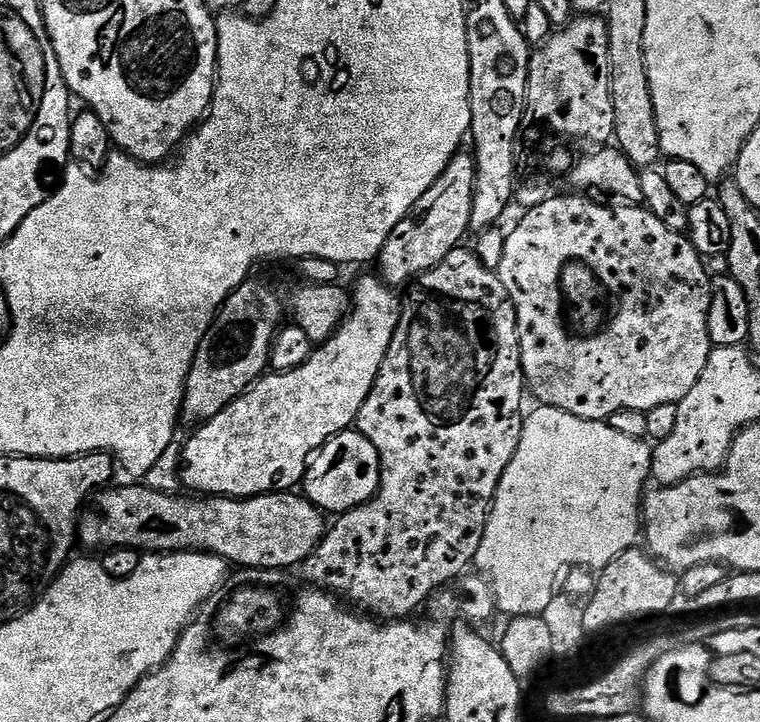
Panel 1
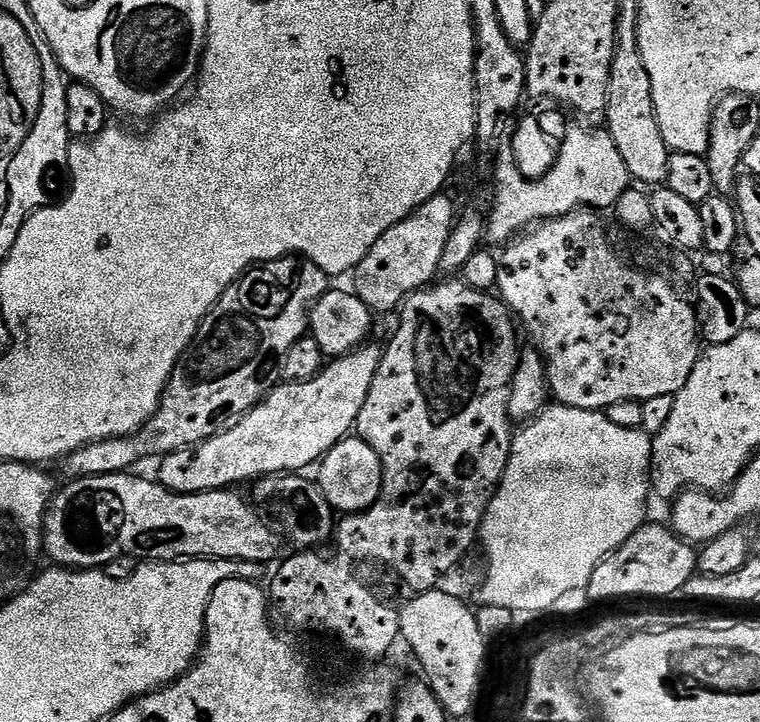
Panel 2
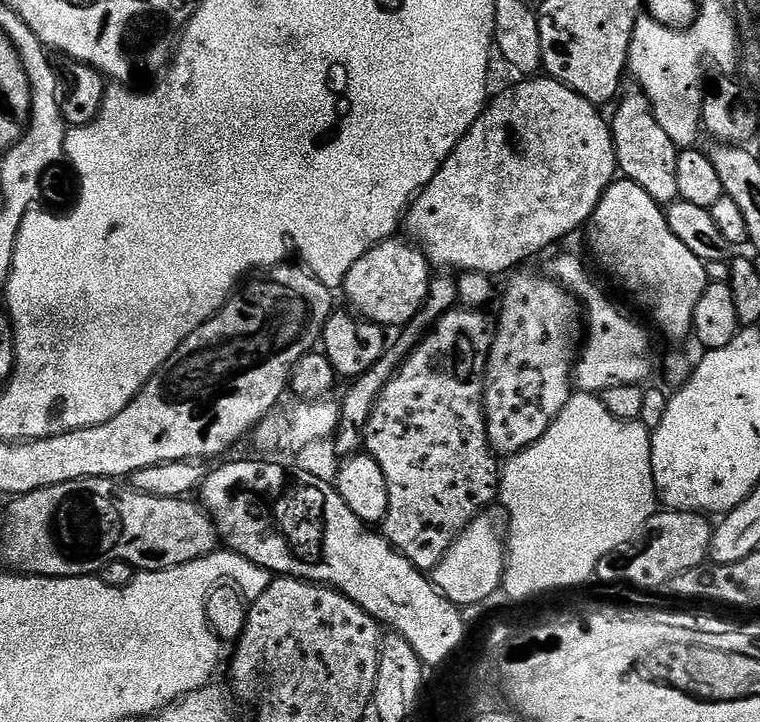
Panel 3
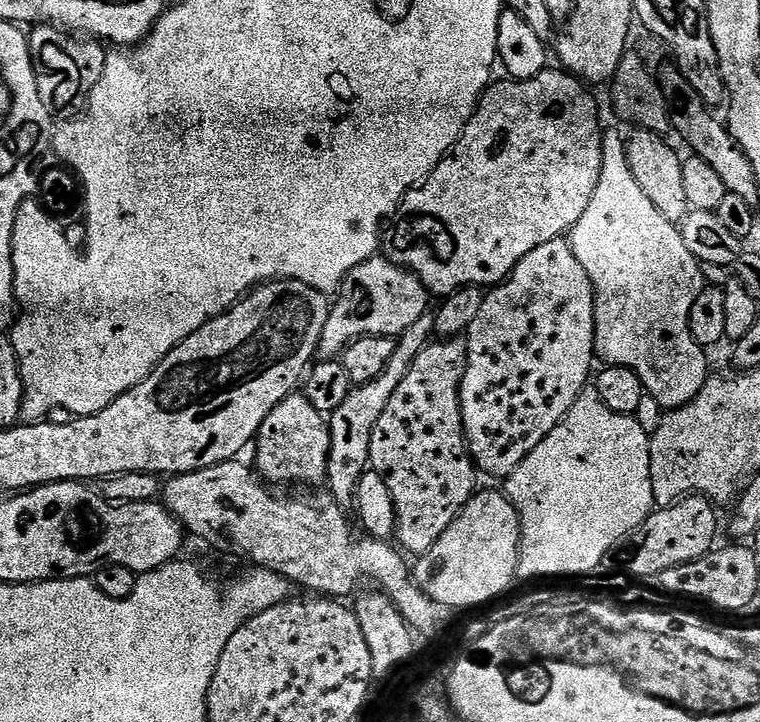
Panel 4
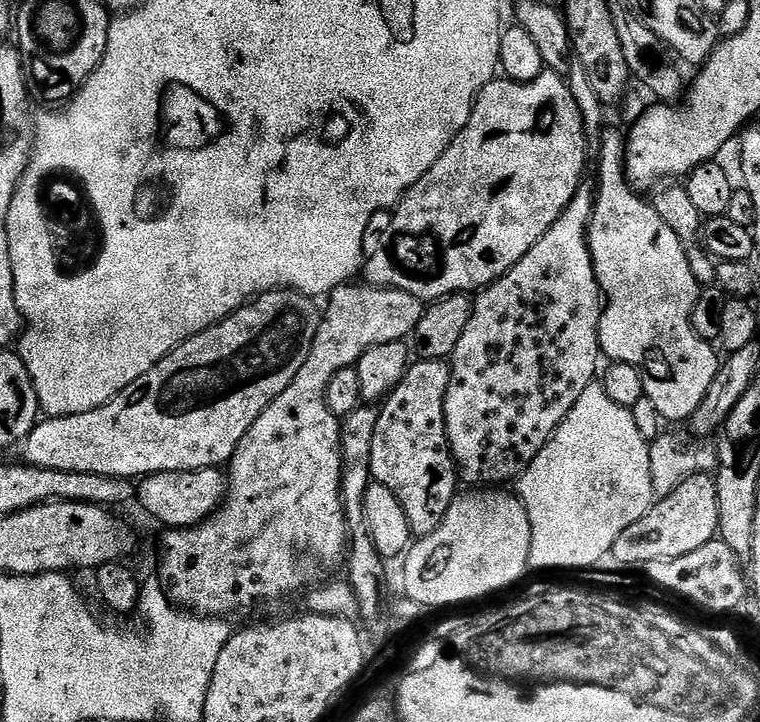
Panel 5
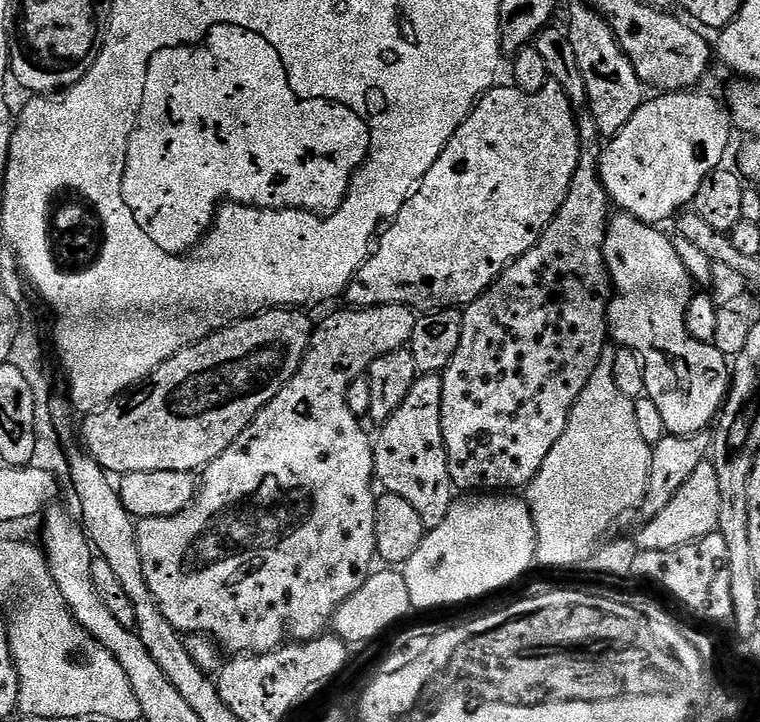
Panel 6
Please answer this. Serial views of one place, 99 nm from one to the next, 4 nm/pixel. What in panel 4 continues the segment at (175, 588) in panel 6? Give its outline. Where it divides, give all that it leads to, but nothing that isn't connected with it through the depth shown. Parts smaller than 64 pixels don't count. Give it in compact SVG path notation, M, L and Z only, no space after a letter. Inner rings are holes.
M380 254L354 266L340 285L336 298L328 313L318 349L325 360L337 359L353 340L363 336L401 336L409 326L418 322L418 318L422 318L422 314L430 311L430 293L424 283L413 272L399 268ZM303 394L288 396L262 422L260 435L255 441L256 464L255 471L264 477L272 486L320 486L325 483L328 475L328 455L330 454L330 434L328 433L328 421L325 413L314 410L310 402Z

